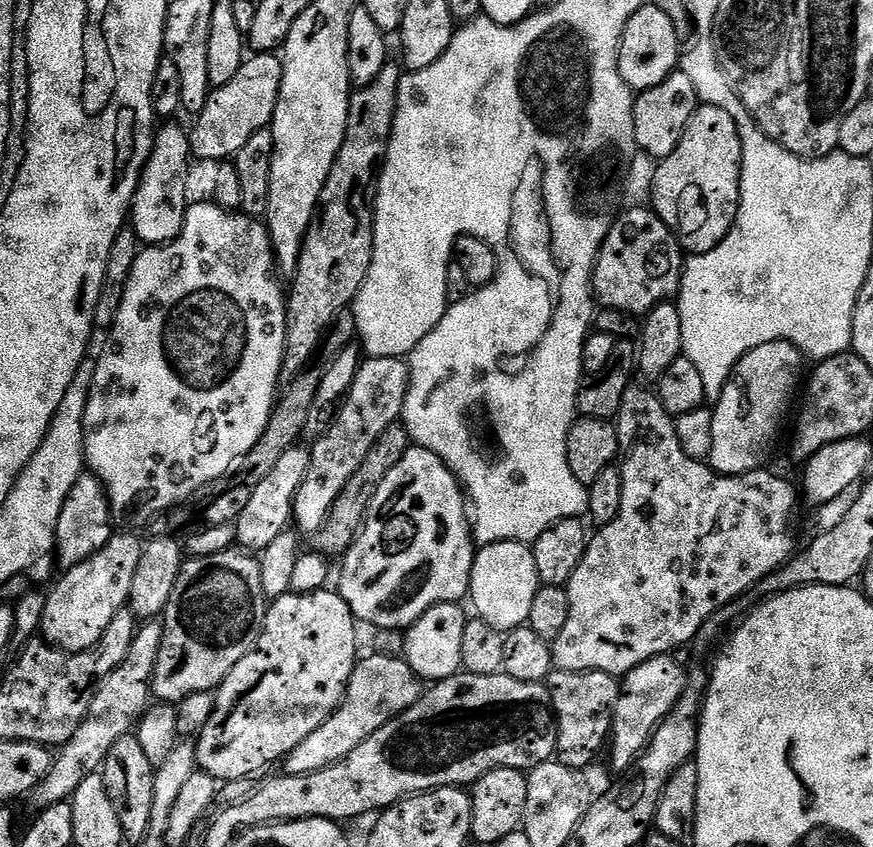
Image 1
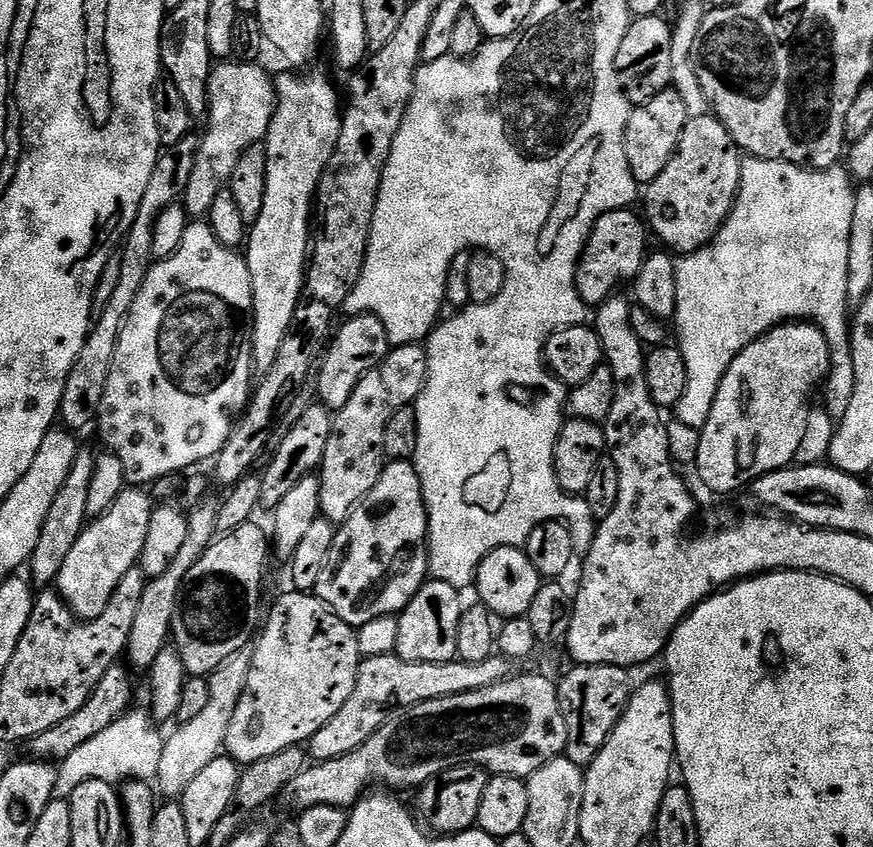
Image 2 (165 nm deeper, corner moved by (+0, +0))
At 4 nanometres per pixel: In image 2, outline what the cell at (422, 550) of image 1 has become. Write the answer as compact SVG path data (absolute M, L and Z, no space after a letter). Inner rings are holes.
M385 463L378 482L374 482L374 490L370 490L370 494L366 494L366 498L352 511L352 517L339 525L326 570L322 570L318 577L314 595L326 602L338 618L359 630L366 622L403 612L429 576L428 507L424 505L420 479L411 463Z

